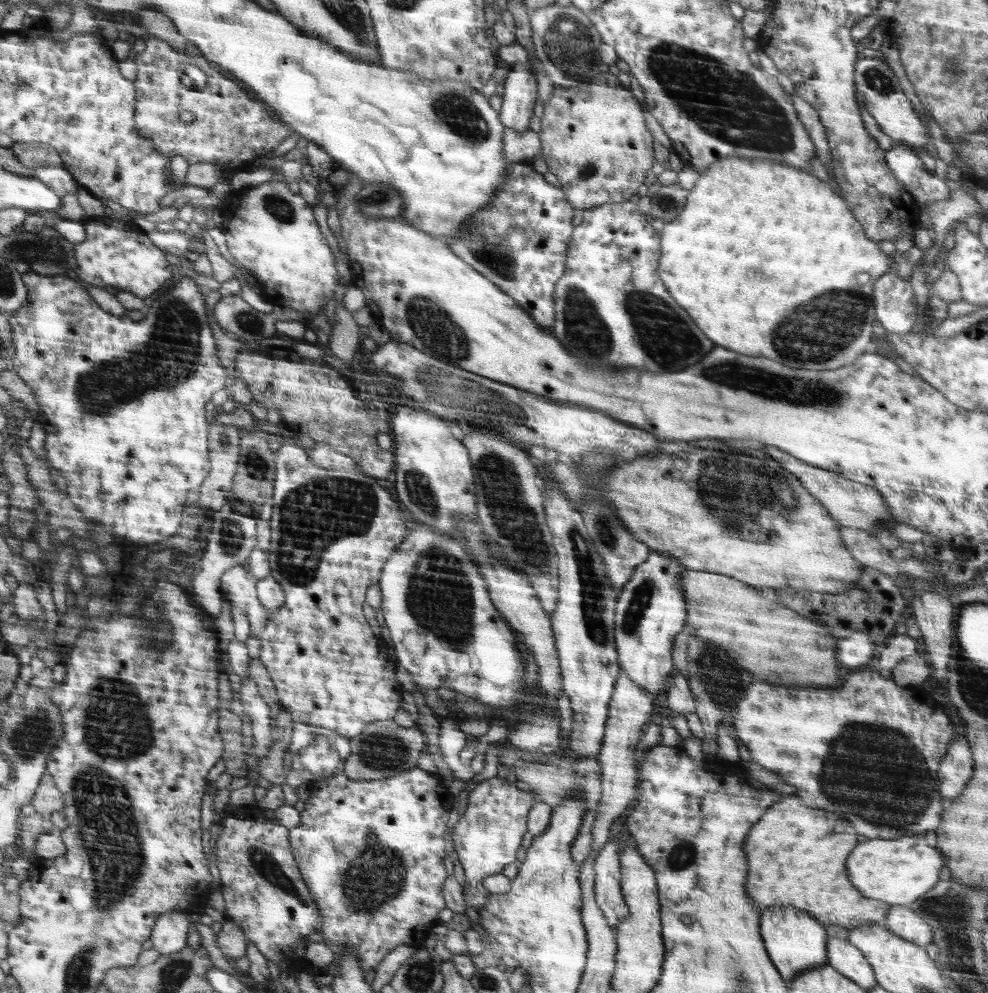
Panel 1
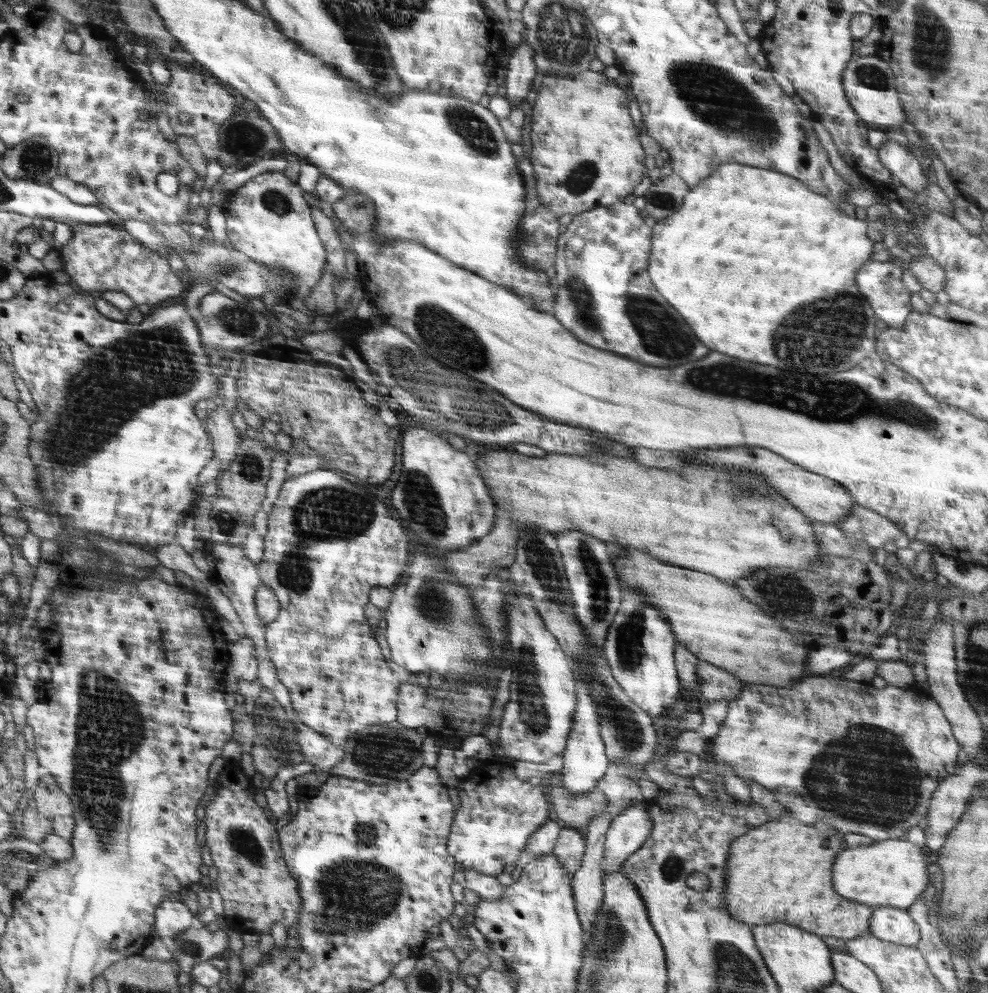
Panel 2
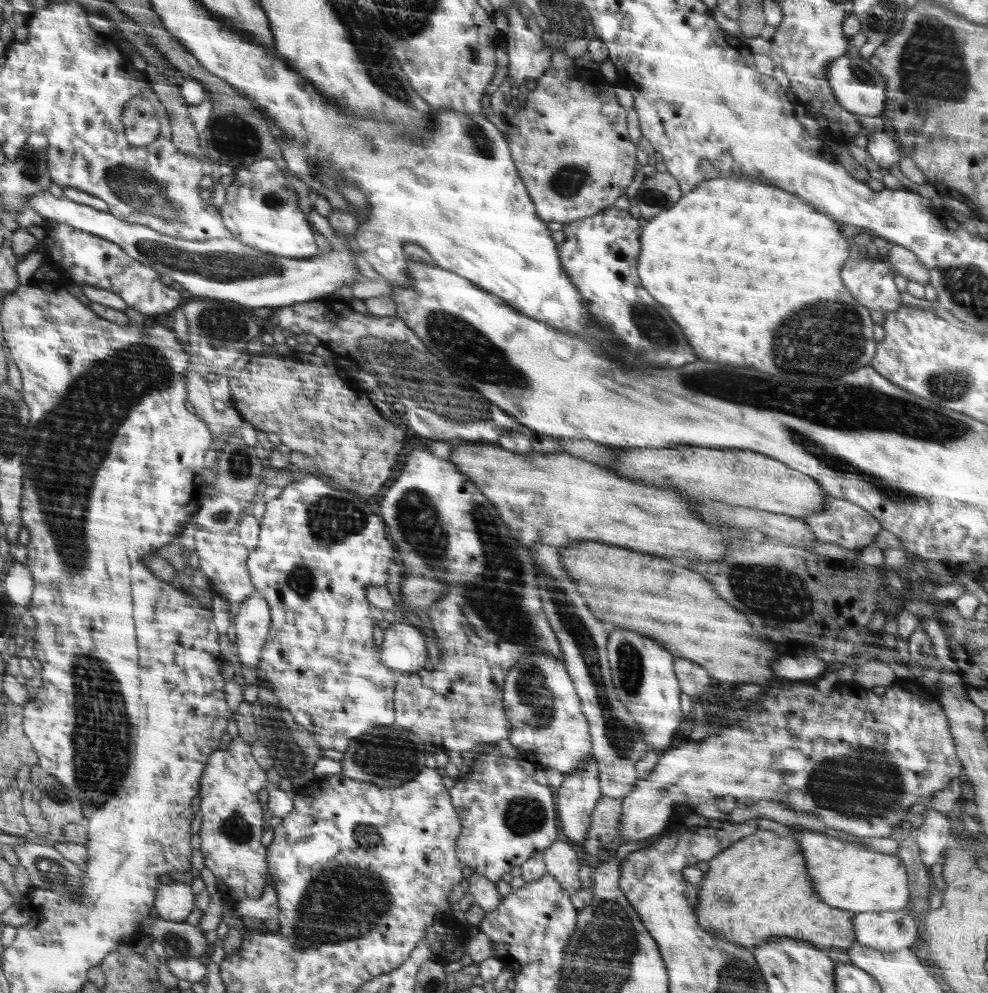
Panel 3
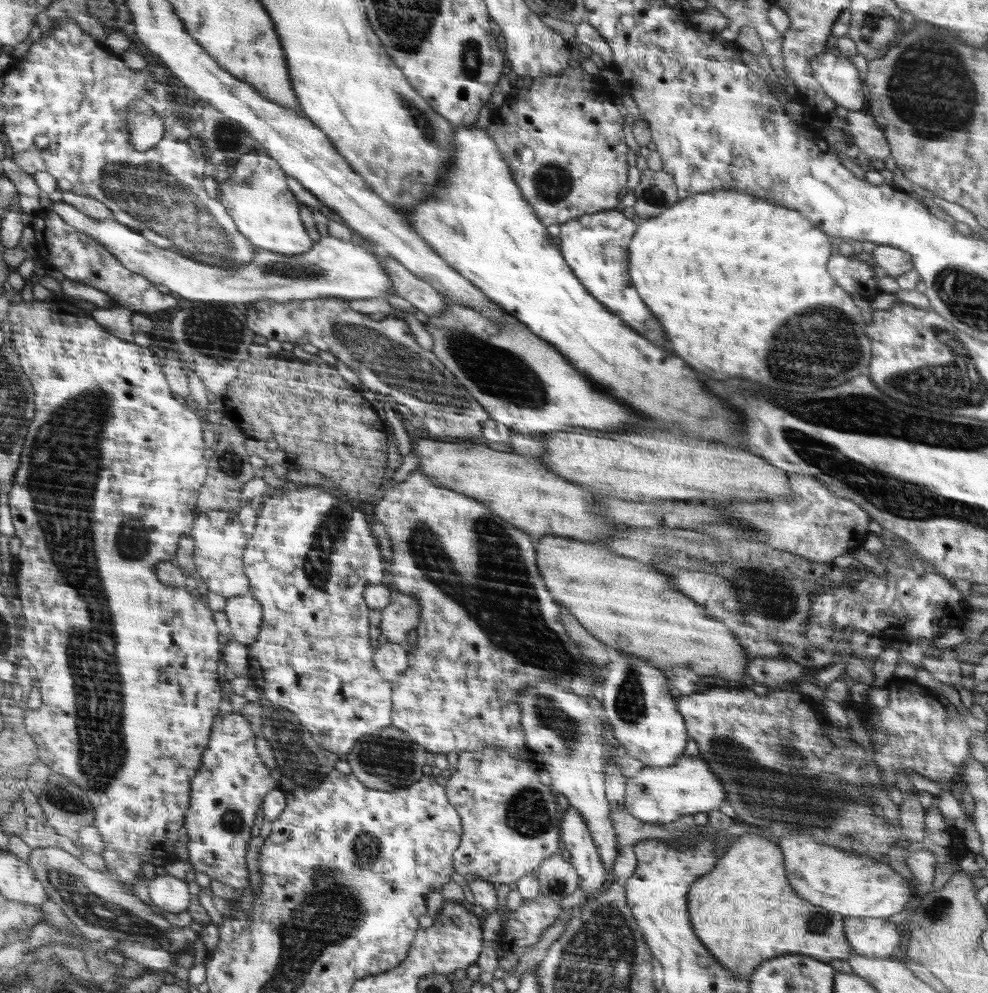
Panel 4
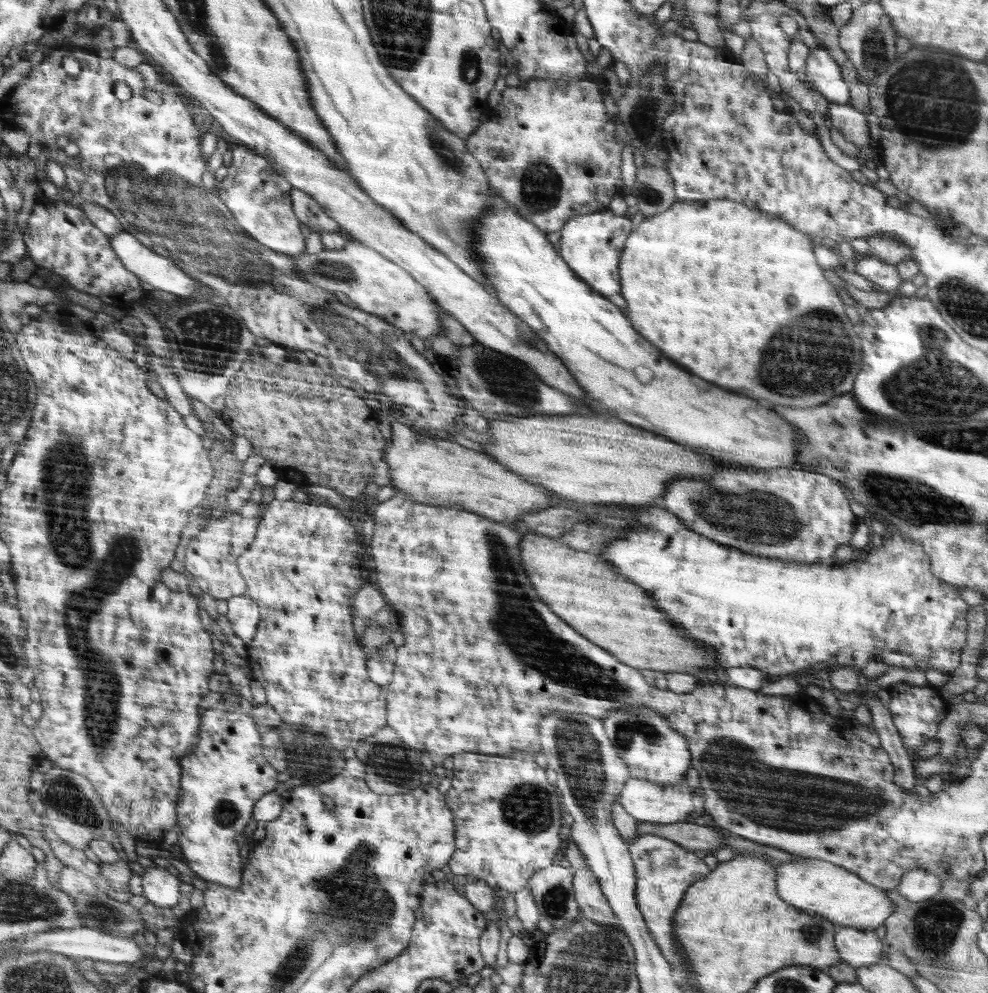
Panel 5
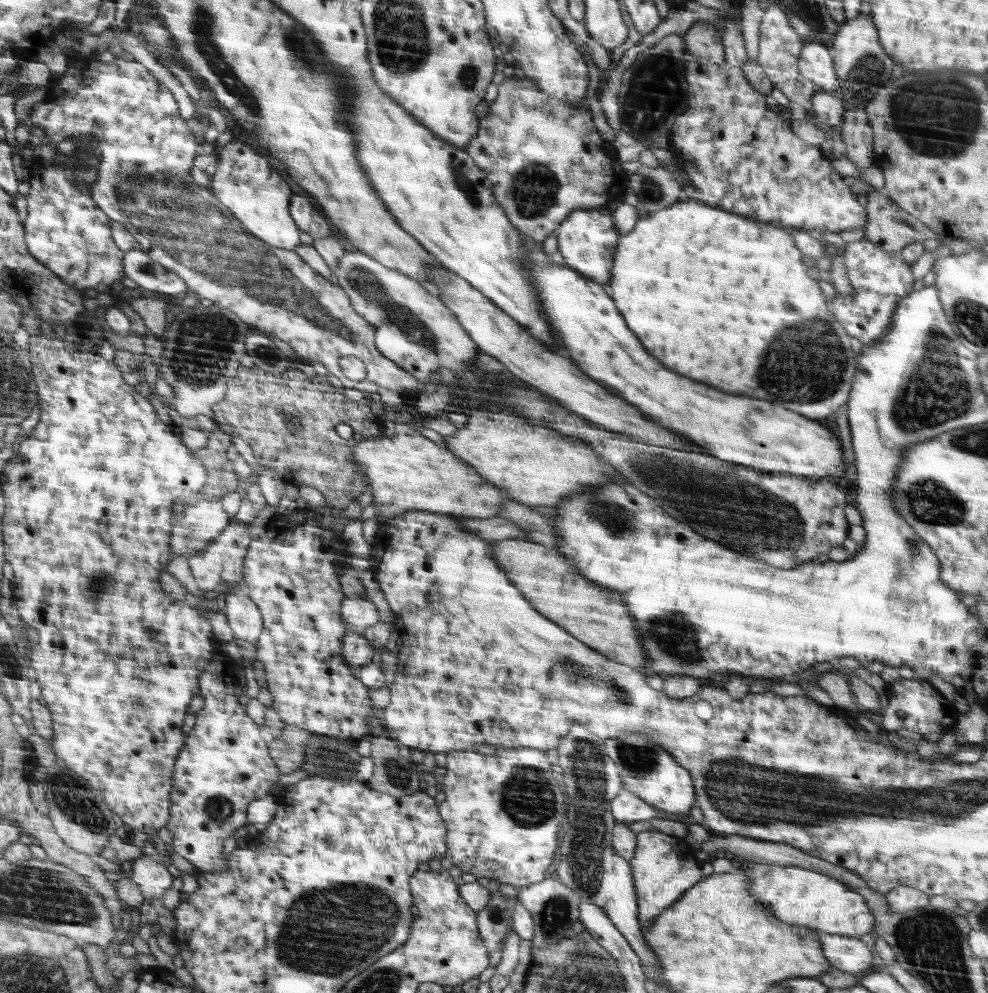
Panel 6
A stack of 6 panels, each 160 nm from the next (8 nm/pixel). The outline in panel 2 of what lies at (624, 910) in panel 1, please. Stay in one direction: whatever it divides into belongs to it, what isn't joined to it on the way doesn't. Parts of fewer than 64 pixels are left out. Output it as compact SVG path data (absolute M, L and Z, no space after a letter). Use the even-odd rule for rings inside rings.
M645 802L632 804L611 820L605 836L604 875L619 871L628 855L638 851L651 835L653 820Z

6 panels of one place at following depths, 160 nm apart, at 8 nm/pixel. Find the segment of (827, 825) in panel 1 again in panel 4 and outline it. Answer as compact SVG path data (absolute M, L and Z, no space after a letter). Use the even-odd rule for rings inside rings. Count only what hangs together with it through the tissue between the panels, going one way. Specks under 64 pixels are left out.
M749 833L748 835L742 835L740 839L728 850L725 851L724 856L719 858L714 862L713 869L704 876L701 876L691 884L688 896L687 896L687 911L689 914L689 919L696 934L696 937L700 939L707 949L708 952L727 970L734 972L734 974L742 974L742 976L750 977L751 974L760 966L765 960L770 960L771 958L776 958L777 956L782 956L783 954L804 954L806 956L812 956L820 961L829 962L838 959L849 959L852 958L855 953L850 946L850 943L846 939L846 934L844 931L845 917L838 912L832 912L826 910L815 904L810 904L807 900L800 898L795 890L789 885L787 876L785 875L784 857L781 848L772 843L766 838L766 835L762 834L756 835Z

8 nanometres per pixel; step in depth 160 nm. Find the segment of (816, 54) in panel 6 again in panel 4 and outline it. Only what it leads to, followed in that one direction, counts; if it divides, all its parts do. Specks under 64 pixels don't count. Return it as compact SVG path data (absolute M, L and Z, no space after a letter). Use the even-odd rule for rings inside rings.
M828 52L820 53L811 59L811 69L813 77L837 105L843 106L850 111L867 111L867 93L865 89L862 89L858 69L848 59Z

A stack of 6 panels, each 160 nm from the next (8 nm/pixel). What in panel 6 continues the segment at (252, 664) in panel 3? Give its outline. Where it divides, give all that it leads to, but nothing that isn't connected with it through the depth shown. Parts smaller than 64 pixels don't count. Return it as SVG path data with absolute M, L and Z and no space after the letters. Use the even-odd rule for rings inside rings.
M244 588L232 589L225 595L225 615L235 638L255 643L263 631L264 618Z

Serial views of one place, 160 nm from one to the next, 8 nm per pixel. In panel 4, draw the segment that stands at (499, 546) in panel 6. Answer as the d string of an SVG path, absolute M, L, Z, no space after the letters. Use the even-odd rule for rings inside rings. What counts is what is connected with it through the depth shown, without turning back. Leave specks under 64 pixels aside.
M560 535L542 537L540 540L536 540L536 551L537 568L540 570L542 580L544 580L546 588L548 588L549 592L553 595L556 604L566 606L567 610L574 612L574 618L576 618L594 638L601 640L608 646L612 653L618 652L624 653L624 655L630 655L630 657L640 657L642 661L646 661L648 665L654 665L654 667L658 668L666 669L670 667L686 666L686 668L690 668L690 671L700 676L715 675L729 681L746 682L746 662L748 662L748 660L746 660L746 656L744 656L740 644L734 640L734 636L730 636L730 630L728 630L724 624L720 624L720 622L712 620L710 616L706 616L704 608L696 606L690 598L682 596L682 594L676 592L676 590L672 590L673 584L671 584L671 580L667 578L667 574L659 570L656 566L650 563L642 564L641 561L634 558L628 558L627 556L620 556L615 552L609 551L605 546L597 542L581 541Z

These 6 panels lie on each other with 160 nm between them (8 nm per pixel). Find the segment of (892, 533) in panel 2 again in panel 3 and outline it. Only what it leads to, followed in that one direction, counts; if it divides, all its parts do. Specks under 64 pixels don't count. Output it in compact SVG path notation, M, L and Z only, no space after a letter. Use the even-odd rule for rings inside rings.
M826 495L823 504L823 511L803 516L803 520L807 522L809 529L818 542L834 542L842 548L848 550L861 550L865 546L874 545L877 534L882 530L881 523L874 518L865 508L854 504L839 496Z

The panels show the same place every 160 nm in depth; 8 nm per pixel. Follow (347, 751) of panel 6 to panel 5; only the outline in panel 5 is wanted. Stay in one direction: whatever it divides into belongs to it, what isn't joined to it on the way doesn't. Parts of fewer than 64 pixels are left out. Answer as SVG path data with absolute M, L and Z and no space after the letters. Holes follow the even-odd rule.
M284 722L277 729L287 752L286 771L290 773L292 780L296 780L294 786L298 786L298 784L317 785L345 772L346 759L343 751L338 750L326 739L326 736L310 731L306 726L288 725Z

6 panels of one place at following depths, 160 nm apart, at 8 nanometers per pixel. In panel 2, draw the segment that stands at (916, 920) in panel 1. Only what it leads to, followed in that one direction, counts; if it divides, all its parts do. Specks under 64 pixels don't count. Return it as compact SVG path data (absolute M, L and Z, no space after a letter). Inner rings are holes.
M890 906L873 909L869 929L871 936L902 946L915 946L920 940L920 929L907 909Z

